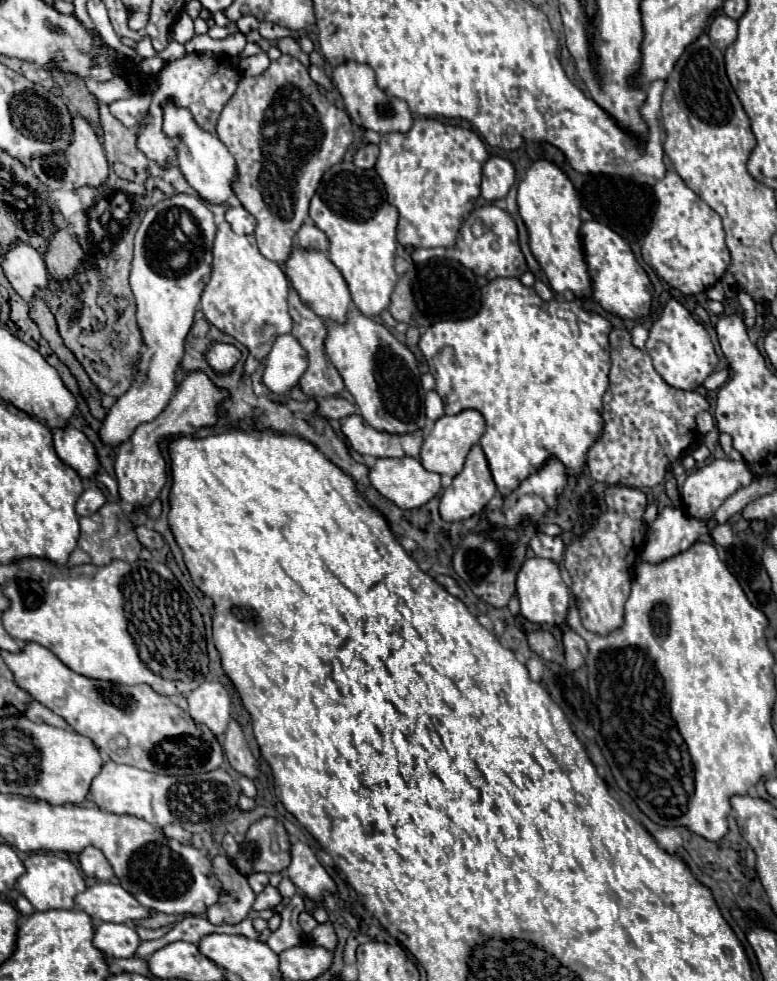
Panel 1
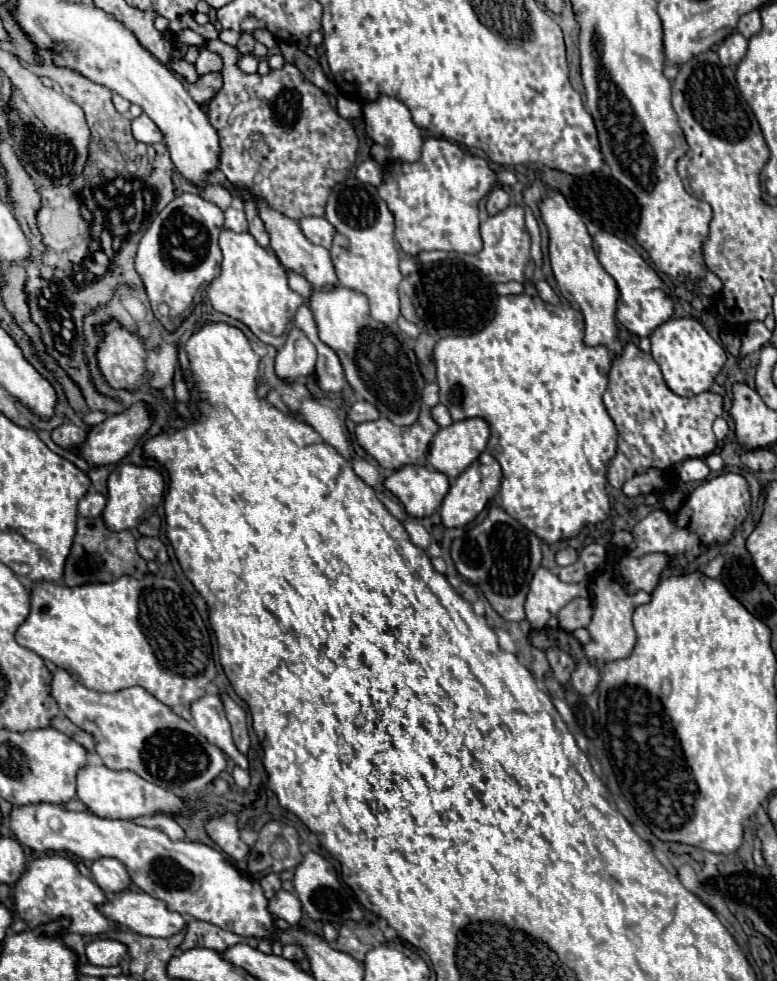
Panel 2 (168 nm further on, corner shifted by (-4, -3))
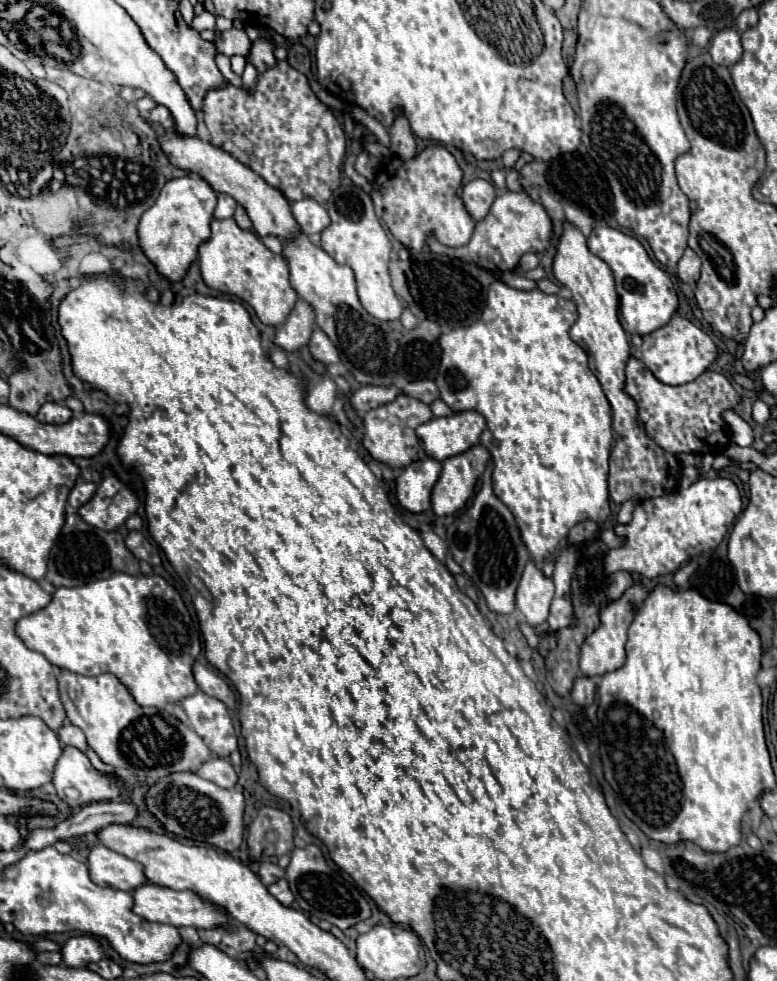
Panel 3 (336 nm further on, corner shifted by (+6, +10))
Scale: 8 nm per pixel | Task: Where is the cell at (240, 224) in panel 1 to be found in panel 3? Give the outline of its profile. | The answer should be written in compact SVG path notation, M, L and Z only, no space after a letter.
M219 194L219 202L217 202L217 208L215 208L215 218L231 218L235 208L237 208L237 202L231 196Z

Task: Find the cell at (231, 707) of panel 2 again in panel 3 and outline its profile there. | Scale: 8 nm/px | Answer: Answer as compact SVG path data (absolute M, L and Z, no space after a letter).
M196 661L193 664L193 676L195 676L197 686L205 694L209 694L209 696L219 698L221 702L225 702L229 706L229 710L235 706L235 694L233 694L233 690L229 688L229 684L225 681L226 679L218 675L214 670Z

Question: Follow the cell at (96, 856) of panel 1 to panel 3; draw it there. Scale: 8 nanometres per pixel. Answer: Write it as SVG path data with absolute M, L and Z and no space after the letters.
M101 844L89 852L89 872L95 884L125 892L133 892L147 882L139 862L133 862Z

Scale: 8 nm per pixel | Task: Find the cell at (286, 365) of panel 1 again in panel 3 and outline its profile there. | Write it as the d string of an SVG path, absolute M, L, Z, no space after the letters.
M299 300L291 310L291 314L287 316L287 322L277 330L275 344L287 352L299 350L309 342L313 334L313 324L315 324L315 312L311 304L307 304L305 300Z

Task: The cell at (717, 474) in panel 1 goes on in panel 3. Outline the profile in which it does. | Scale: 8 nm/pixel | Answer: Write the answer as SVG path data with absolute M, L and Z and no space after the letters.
M701 478L689 488L639 502L633 510L633 520L627 526L615 526L615 532L625 538L625 546L607 552L603 572L613 574L625 570L643 574L645 578L677 572L683 562L717 548L739 512L741 494L727 478Z

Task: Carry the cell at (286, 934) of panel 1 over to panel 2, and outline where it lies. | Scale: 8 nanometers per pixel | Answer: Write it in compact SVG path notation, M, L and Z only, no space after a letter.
M289 943L283 947L283 957L289 959L289 961L303 961L305 959L305 951L301 945L295 945L295 943Z

